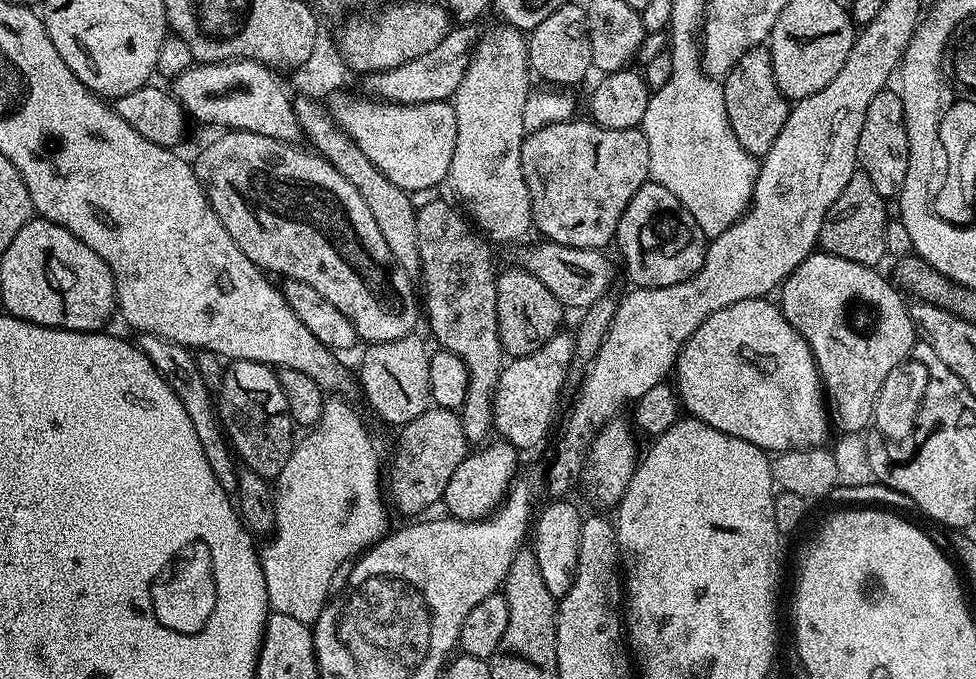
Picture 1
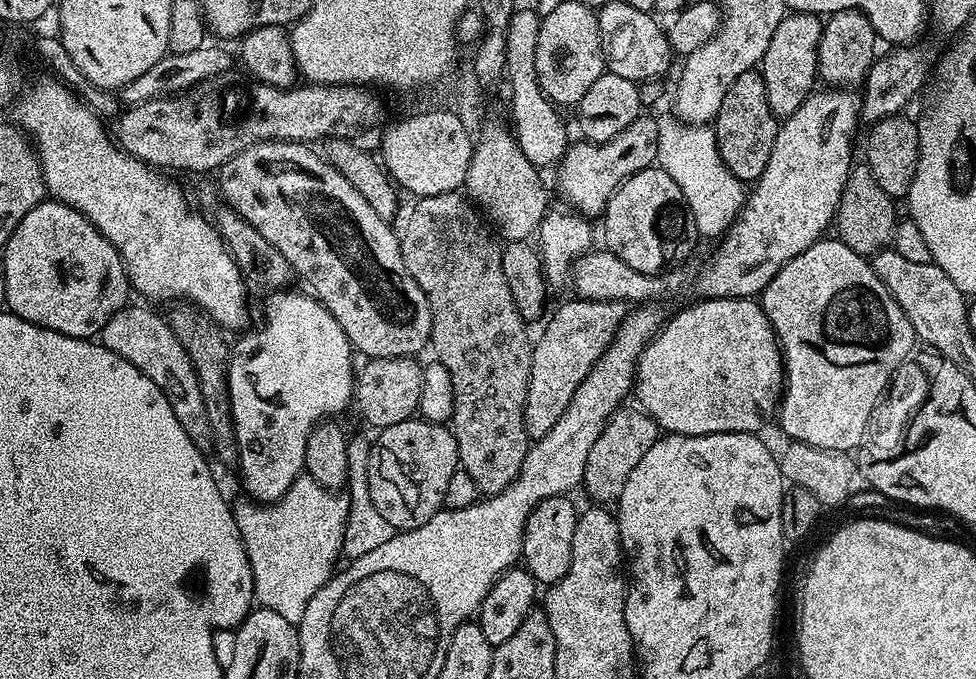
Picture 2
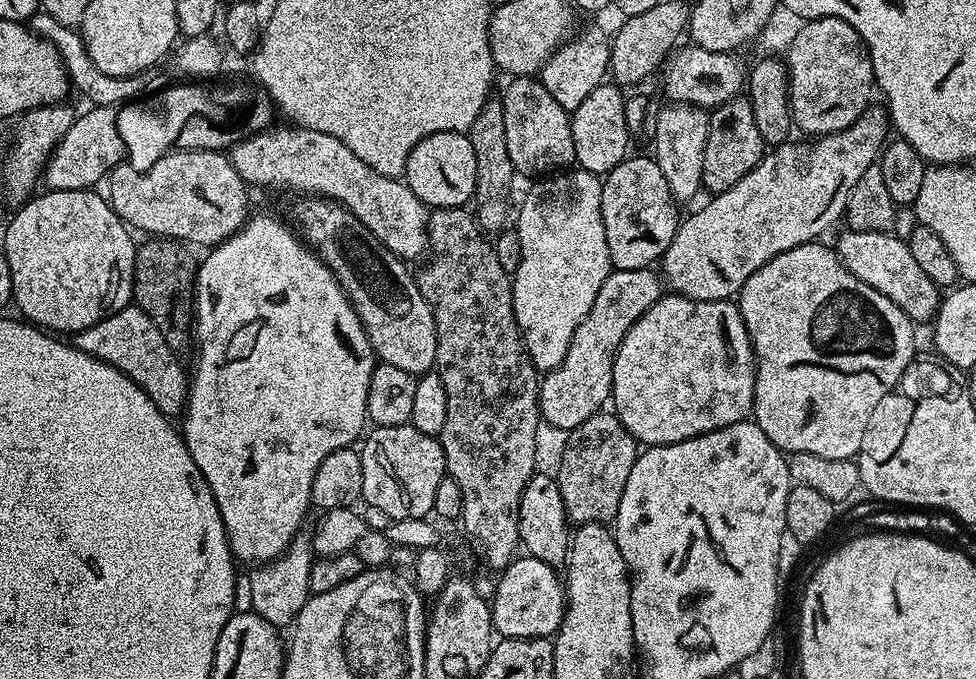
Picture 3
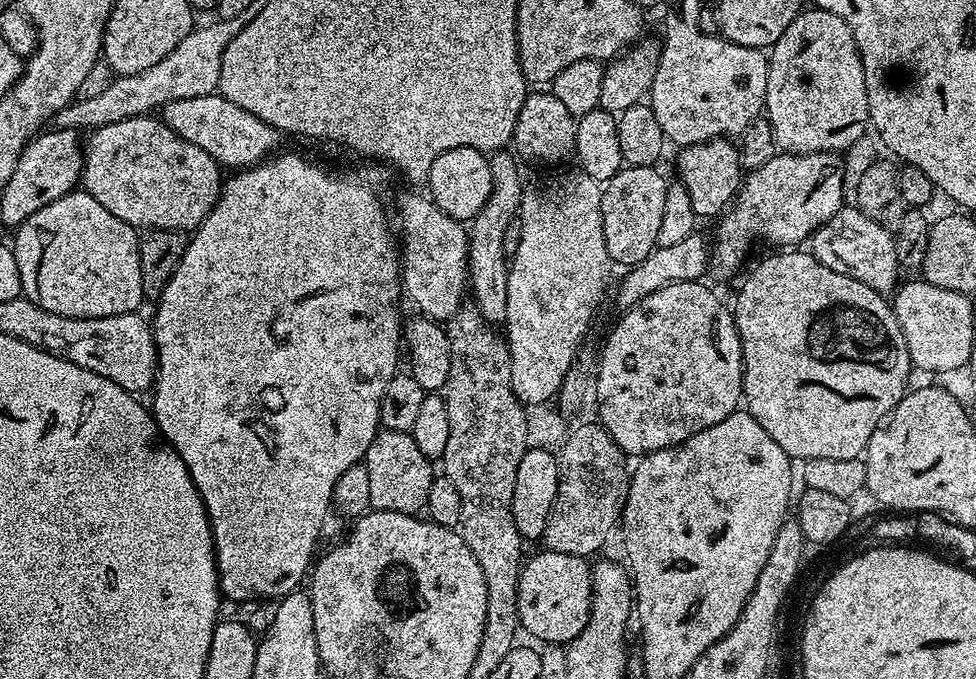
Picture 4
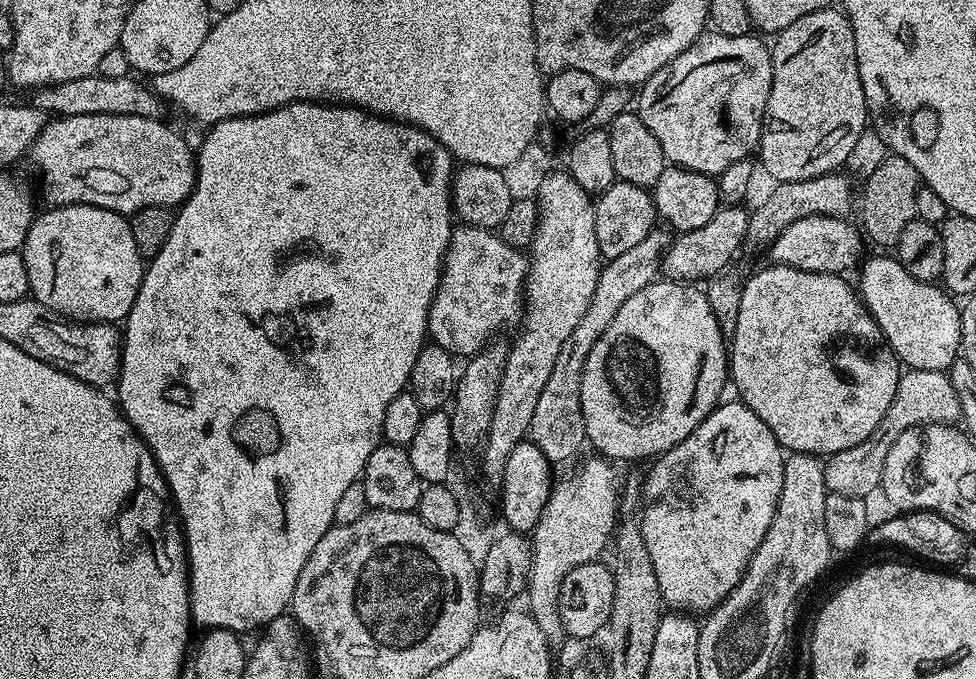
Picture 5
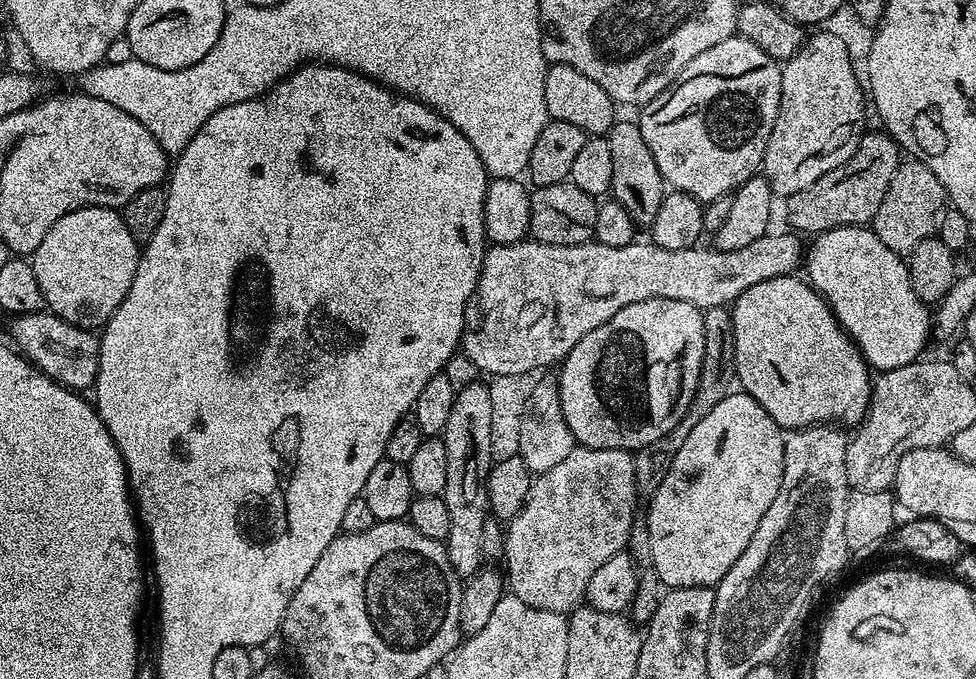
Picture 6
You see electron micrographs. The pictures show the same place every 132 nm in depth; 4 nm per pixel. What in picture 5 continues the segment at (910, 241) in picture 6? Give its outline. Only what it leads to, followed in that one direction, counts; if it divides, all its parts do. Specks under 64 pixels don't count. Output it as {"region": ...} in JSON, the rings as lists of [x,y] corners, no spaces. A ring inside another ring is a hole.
{"region":[[[885,155],[885,160],[873,170],[864,184],[864,224],[862,232],[869,241],[877,244],[877,249],[895,249],[902,230],[911,220],[916,219],[915,202],[918,190],[922,187],[919,174],[901,156]]]}

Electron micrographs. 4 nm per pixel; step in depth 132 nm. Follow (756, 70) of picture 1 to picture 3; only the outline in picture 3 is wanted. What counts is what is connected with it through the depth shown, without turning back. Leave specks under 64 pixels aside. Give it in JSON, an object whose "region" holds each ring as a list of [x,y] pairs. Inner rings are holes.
{"region":[[[743,95],[734,96],[725,104],[711,109],[708,117],[708,137],[704,147],[704,161],[702,162],[703,187],[709,188],[709,193],[725,192],[730,190],[730,186],[734,186],[734,182],[742,182],[742,178],[746,178],[746,174],[750,174],[750,170],[754,170],[754,166],[758,166],[758,162],[765,155],[766,145],[762,134],[758,134],[758,125],[754,122],[754,110],[749,100]]]}

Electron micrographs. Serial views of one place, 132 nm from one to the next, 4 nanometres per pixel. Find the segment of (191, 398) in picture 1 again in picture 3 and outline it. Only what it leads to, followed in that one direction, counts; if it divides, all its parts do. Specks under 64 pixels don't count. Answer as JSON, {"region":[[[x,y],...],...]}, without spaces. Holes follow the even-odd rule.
{"region":[[[123,308],[102,322],[75,333],[74,344],[86,354],[126,373],[150,397],[154,406],[158,406],[162,415],[169,418],[183,417],[190,391],[189,373],[184,373],[180,365],[181,357],[172,351],[166,338],[162,338],[158,326],[154,326],[152,319],[141,308]]]}

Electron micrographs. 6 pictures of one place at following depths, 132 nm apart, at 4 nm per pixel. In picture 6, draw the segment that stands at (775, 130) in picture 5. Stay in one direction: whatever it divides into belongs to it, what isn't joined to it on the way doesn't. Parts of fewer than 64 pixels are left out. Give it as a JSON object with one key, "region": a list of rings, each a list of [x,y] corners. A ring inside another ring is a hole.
{"region":[[[827,30],[813,32],[816,33],[809,35],[792,57],[783,61],[780,70],[780,109],[766,146],[762,175],[768,179],[773,193],[781,198],[814,186],[822,174],[842,166],[856,153],[860,137],[866,131],[866,92],[861,77],[860,80],[856,77],[857,65],[847,52],[846,43]]]}

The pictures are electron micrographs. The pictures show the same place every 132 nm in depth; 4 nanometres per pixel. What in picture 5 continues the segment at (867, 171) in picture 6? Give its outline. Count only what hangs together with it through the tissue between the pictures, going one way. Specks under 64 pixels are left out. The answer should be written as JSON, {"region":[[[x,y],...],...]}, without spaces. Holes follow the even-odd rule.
{"region":[[[839,171],[827,172],[825,176],[815,176],[809,180],[798,182],[780,182],[776,189],[761,202],[755,209],[751,209],[748,218],[748,229],[744,239],[744,248],[767,249],[786,230],[798,222],[798,218],[810,218],[811,216],[842,216],[847,217],[852,208],[852,184],[846,177],[840,176]]]}

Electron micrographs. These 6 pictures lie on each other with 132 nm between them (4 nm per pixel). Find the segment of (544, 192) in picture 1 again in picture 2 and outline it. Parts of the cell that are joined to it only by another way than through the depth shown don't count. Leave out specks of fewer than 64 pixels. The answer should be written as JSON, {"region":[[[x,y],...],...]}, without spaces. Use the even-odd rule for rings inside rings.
{"region":[[[641,114],[634,122],[630,122],[630,126],[626,126],[626,130],[622,130],[622,134],[606,142],[569,143],[564,156],[554,168],[556,184],[561,194],[569,200],[567,203],[585,218],[599,217],[621,182],[657,163],[659,129],[660,120],[657,117]]]}

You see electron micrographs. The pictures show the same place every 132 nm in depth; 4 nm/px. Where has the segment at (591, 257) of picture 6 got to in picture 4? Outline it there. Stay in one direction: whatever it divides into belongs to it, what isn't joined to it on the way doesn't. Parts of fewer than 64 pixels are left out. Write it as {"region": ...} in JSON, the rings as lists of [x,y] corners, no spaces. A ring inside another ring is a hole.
{"region":[[[408,192],[400,201],[396,208],[400,211],[400,232],[398,228],[398,247],[400,249],[400,262],[402,265],[402,292],[416,303],[416,308],[421,317],[435,320],[437,322],[447,322],[461,311],[460,299],[466,296],[466,289],[470,284],[468,275],[468,234],[465,225],[459,220],[450,218],[433,204],[427,195],[415,196]],[[855,206],[840,208],[830,217],[827,224],[822,225],[817,232],[812,233],[810,251],[814,258],[818,258],[818,262],[822,262],[822,266],[830,266],[830,270],[834,270],[838,274],[846,274],[850,278],[870,286],[870,290],[875,292],[881,294],[895,293],[901,283],[902,269],[898,262],[898,254],[894,250],[893,233],[889,229],[878,226],[878,222],[874,222],[874,218],[866,218],[866,214],[862,214],[859,208]]]}

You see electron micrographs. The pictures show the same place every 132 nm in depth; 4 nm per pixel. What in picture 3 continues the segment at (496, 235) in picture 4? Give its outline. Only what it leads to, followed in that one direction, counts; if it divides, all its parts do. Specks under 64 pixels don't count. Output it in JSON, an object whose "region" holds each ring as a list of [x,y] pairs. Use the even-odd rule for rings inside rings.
{"region":[[[496,96],[489,97],[483,104],[478,117],[471,124],[468,135],[474,148],[476,194],[474,215],[481,228],[488,234],[505,231],[508,220],[508,196],[513,178],[516,178],[514,166],[506,147],[506,130],[504,130],[503,104]]]}

